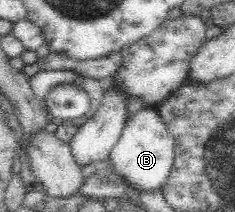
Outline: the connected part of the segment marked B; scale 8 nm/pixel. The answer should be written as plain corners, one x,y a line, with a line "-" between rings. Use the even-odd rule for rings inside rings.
144,107
135,113
131,119
126,119
119,141
113,146
108,157
113,170
135,190
154,192
161,190
167,185
175,164
175,142
169,133
167,126
160,119
158,109

